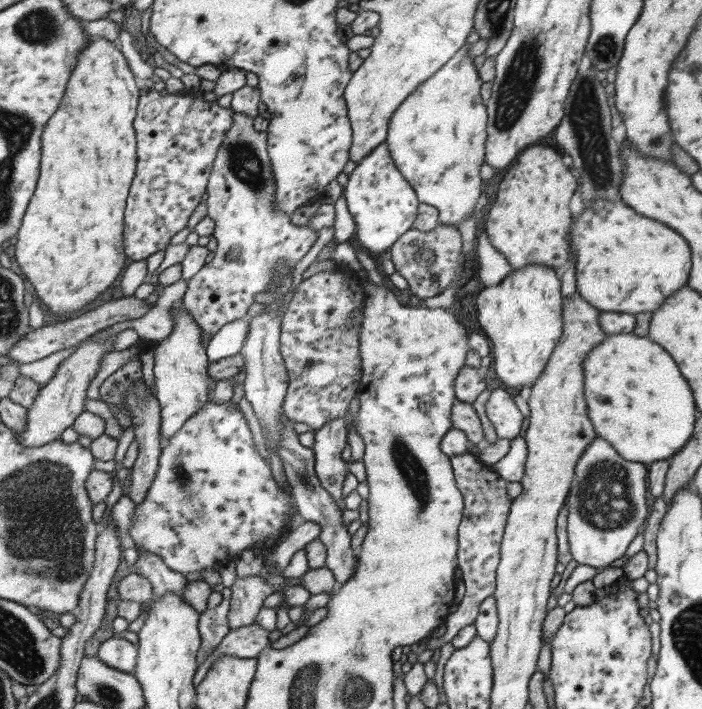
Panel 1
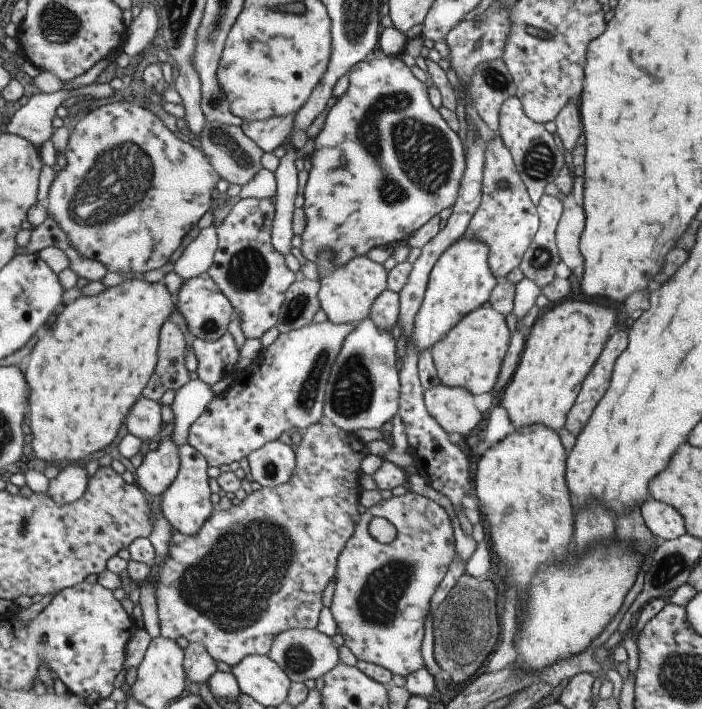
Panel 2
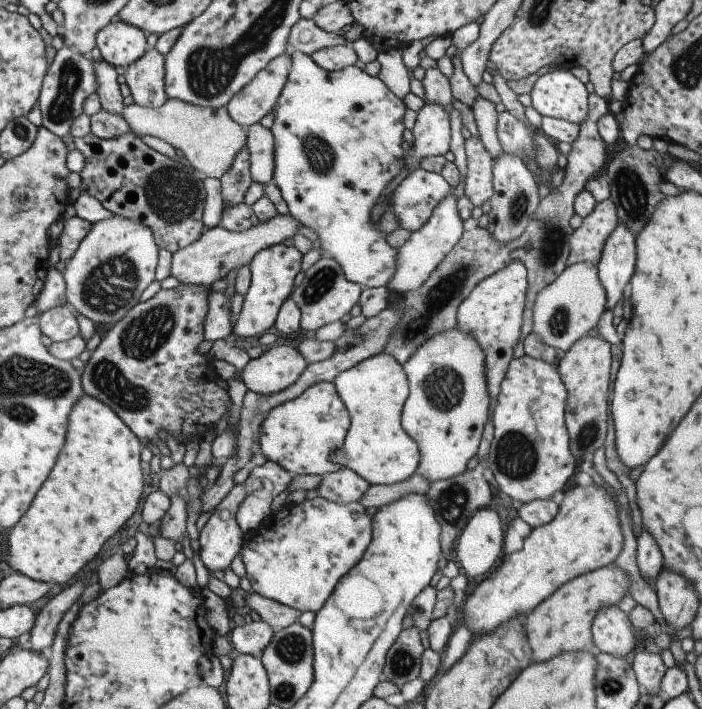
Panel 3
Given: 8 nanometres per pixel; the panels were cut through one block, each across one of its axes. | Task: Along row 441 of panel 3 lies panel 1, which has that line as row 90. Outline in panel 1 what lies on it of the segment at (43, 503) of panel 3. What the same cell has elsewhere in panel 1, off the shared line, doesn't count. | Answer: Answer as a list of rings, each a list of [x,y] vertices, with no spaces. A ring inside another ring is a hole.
[[[91,37],[68,78],[66,94],[57,108],[58,112],[54,112],[54,118],[50,118],[42,134],[40,180],[17,232],[14,258],[34,286],[36,296],[56,318],[70,316],[94,302],[130,263],[124,252],[124,212],[137,170],[133,120],[136,118],[140,89],[135,77],[120,47],[106,38]]]

